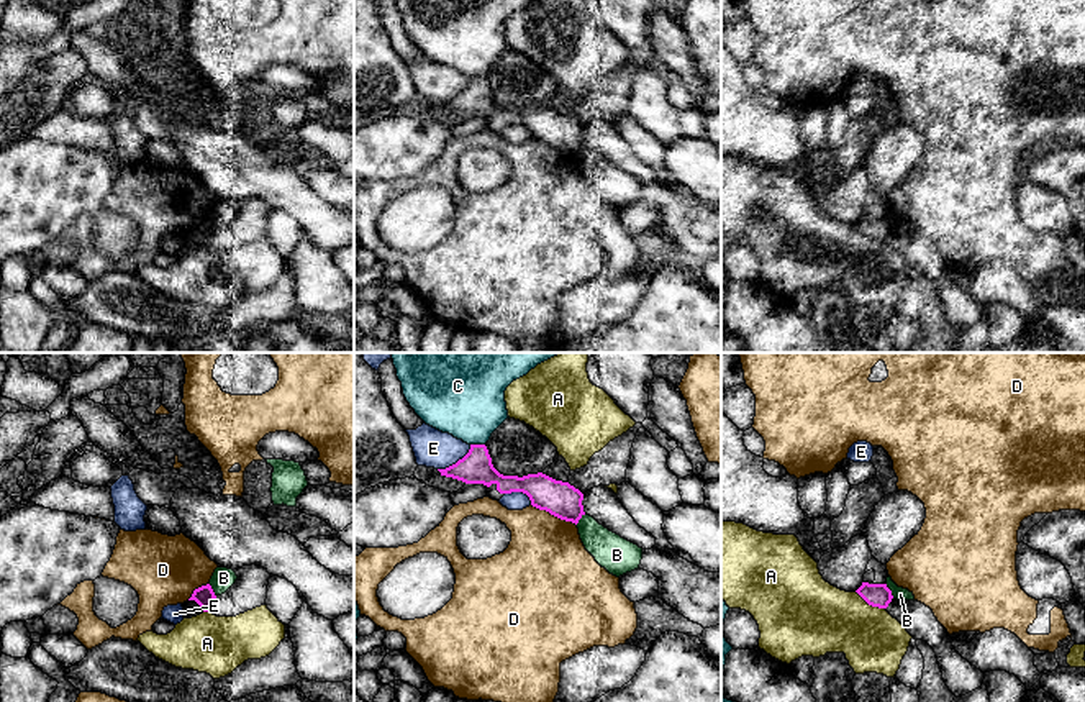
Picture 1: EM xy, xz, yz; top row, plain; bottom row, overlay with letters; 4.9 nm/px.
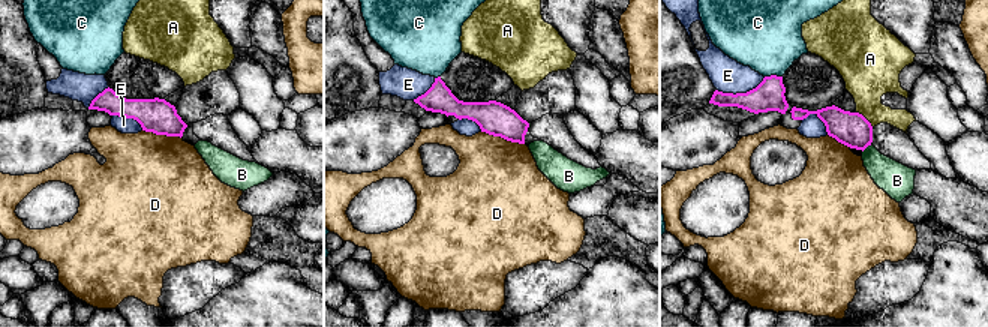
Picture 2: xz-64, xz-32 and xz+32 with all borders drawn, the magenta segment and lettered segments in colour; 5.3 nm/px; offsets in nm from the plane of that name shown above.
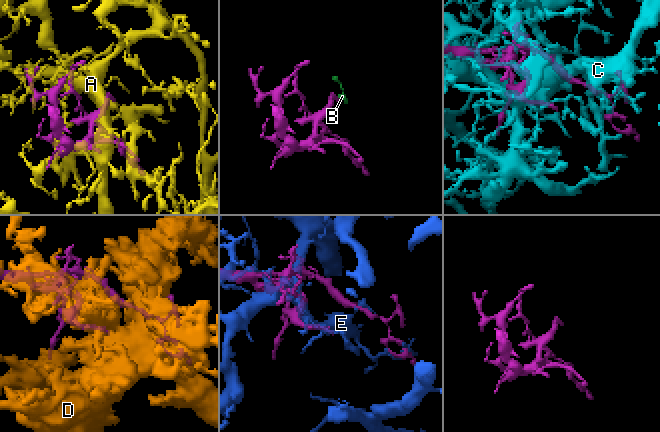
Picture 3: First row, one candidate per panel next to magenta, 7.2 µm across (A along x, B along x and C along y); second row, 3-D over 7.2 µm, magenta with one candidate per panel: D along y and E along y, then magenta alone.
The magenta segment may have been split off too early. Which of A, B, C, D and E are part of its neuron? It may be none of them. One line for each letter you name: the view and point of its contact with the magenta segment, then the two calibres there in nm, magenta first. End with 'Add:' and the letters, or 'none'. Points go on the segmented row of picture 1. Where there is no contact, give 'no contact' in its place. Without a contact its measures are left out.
Add: none

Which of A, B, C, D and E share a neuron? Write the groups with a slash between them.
A / B / C / D / E

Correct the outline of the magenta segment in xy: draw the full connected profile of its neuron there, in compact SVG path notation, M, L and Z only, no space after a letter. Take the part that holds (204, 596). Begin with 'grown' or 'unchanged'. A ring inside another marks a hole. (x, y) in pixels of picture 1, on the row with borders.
unchanged | M207 584L207 586L195 589L188 600L195 600L202 607L203 612L208 612L215 599L216 595L211 586Z

